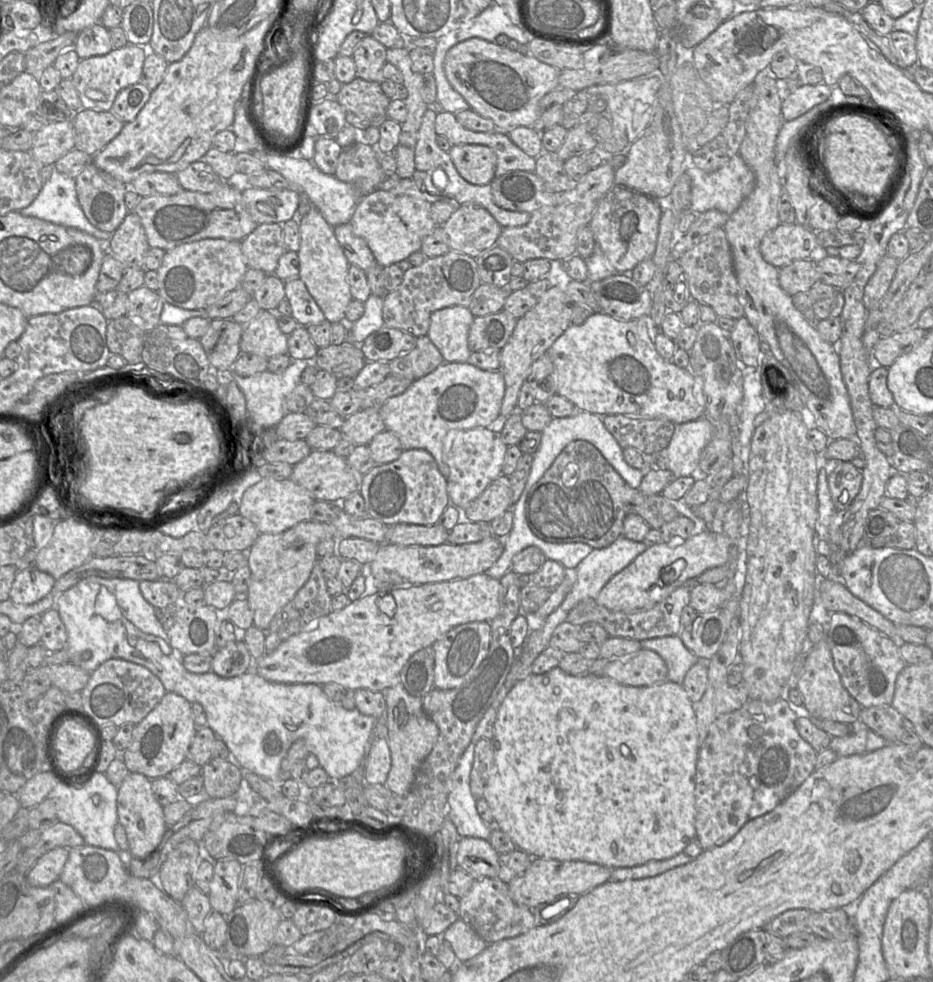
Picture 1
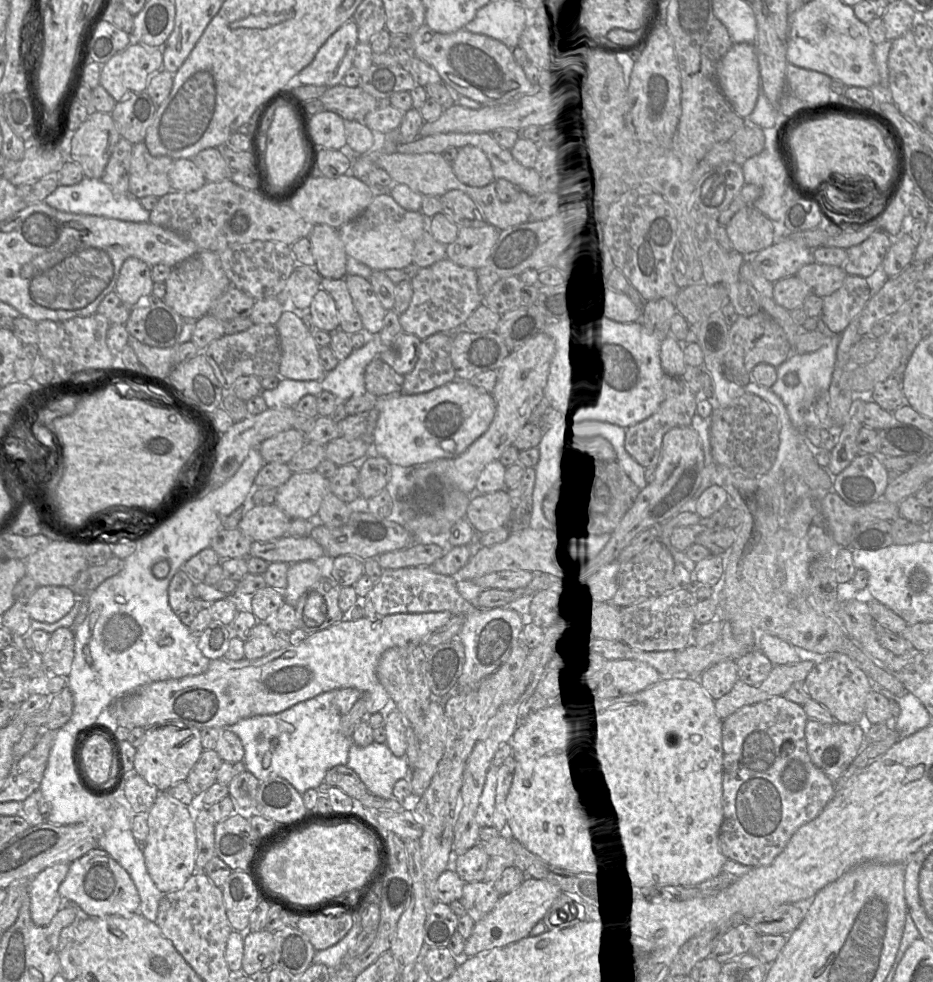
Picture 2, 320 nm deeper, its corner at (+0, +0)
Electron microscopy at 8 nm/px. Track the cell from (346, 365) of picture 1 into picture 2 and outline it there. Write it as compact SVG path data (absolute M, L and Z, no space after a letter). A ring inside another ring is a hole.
M381 358L373 359L365 371L366 390L376 397L391 393L400 393L404 383L404 375L397 373Z

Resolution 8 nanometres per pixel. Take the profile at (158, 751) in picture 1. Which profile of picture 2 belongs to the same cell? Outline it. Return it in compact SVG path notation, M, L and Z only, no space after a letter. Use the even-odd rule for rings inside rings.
M167 723L166 726L145 729L144 740L136 749L134 771L159 792L166 792L179 782L185 782L204 748L200 729L184 723Z

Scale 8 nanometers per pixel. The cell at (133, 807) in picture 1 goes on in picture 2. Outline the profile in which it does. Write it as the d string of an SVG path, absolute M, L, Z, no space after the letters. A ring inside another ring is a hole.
M160 792L147 813L148 837L143 848L147 870L162 893L180 890L196 871L196 832L193 808Z

